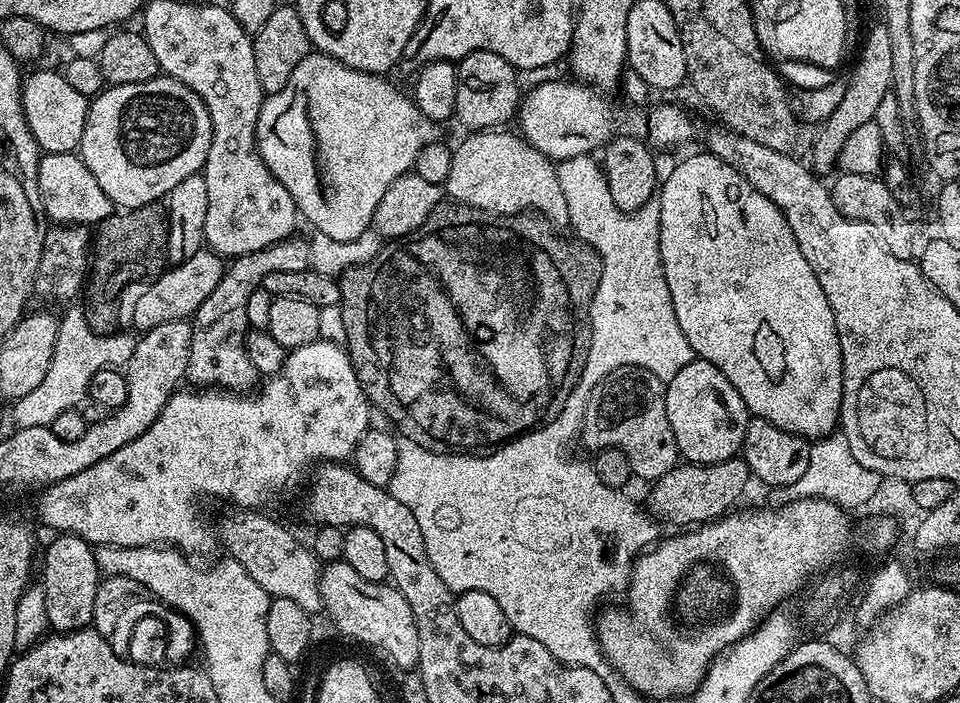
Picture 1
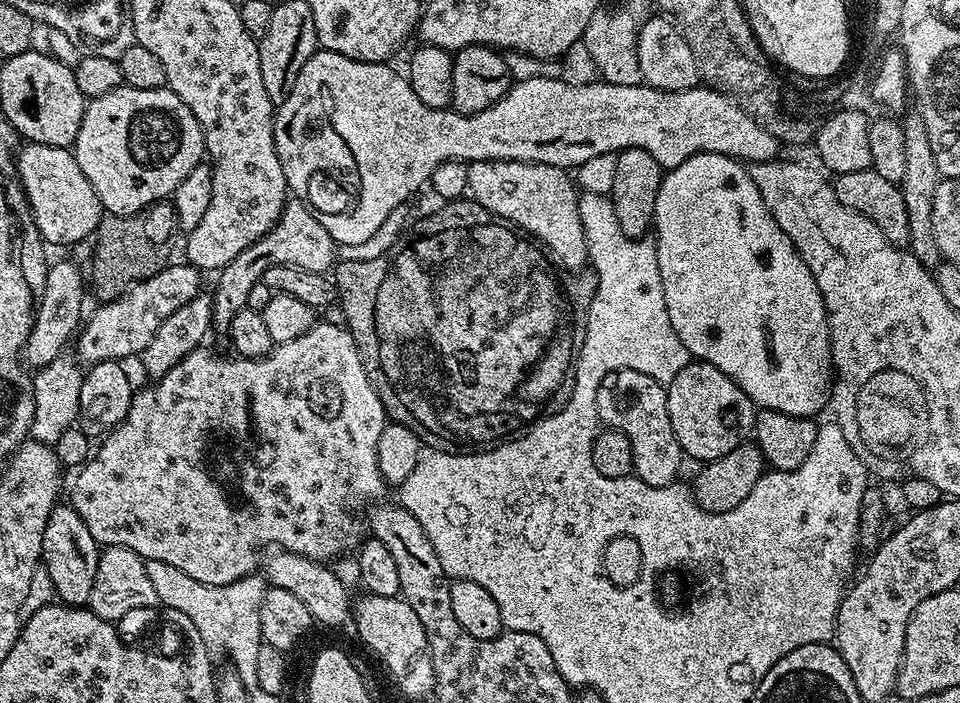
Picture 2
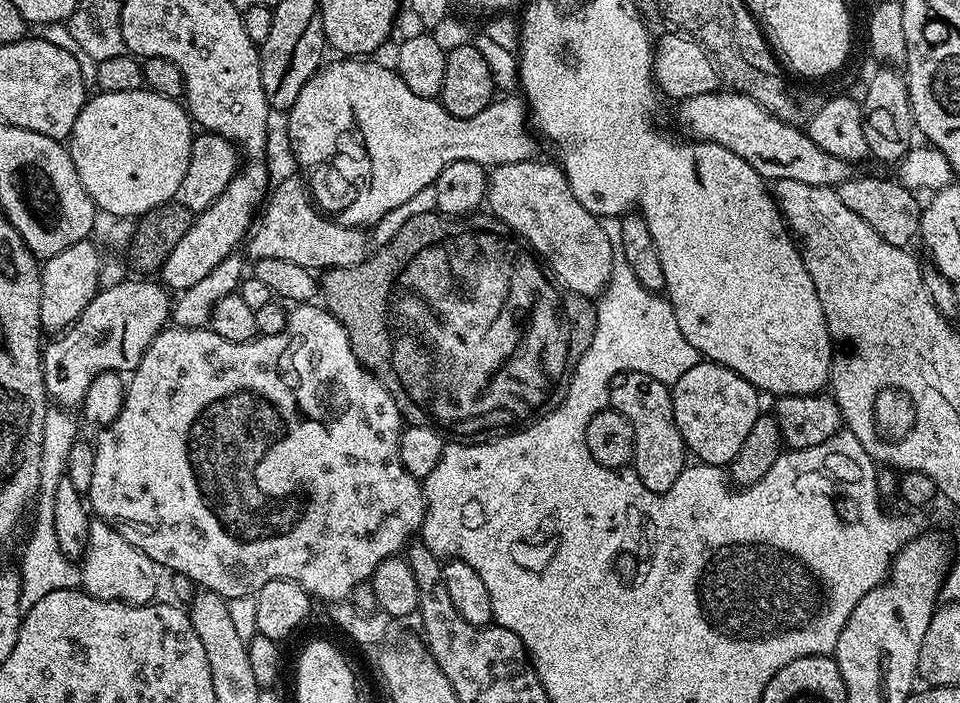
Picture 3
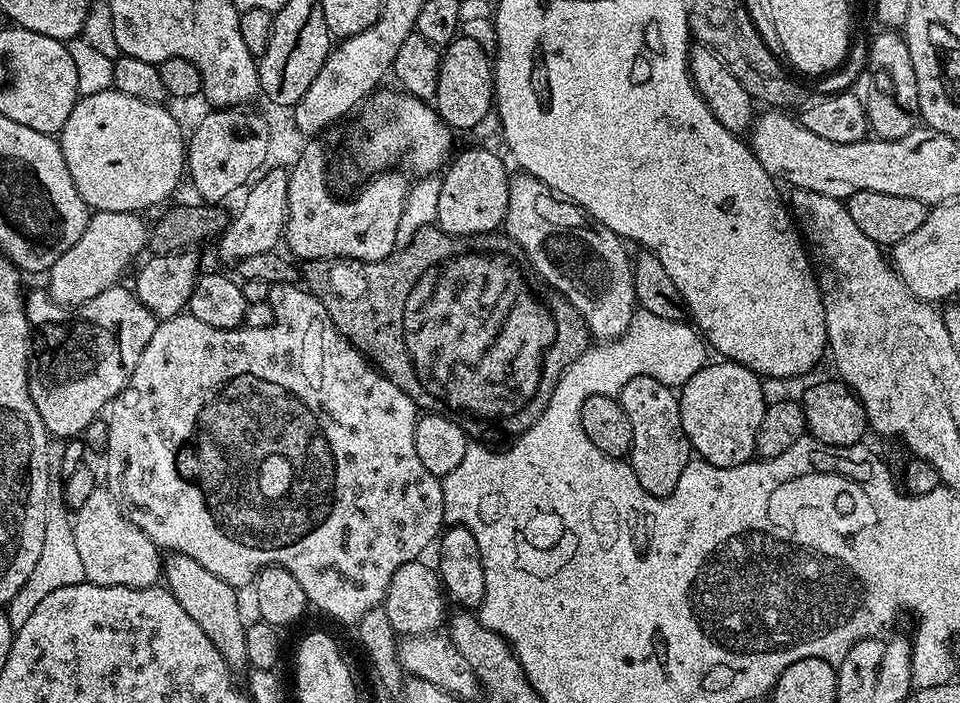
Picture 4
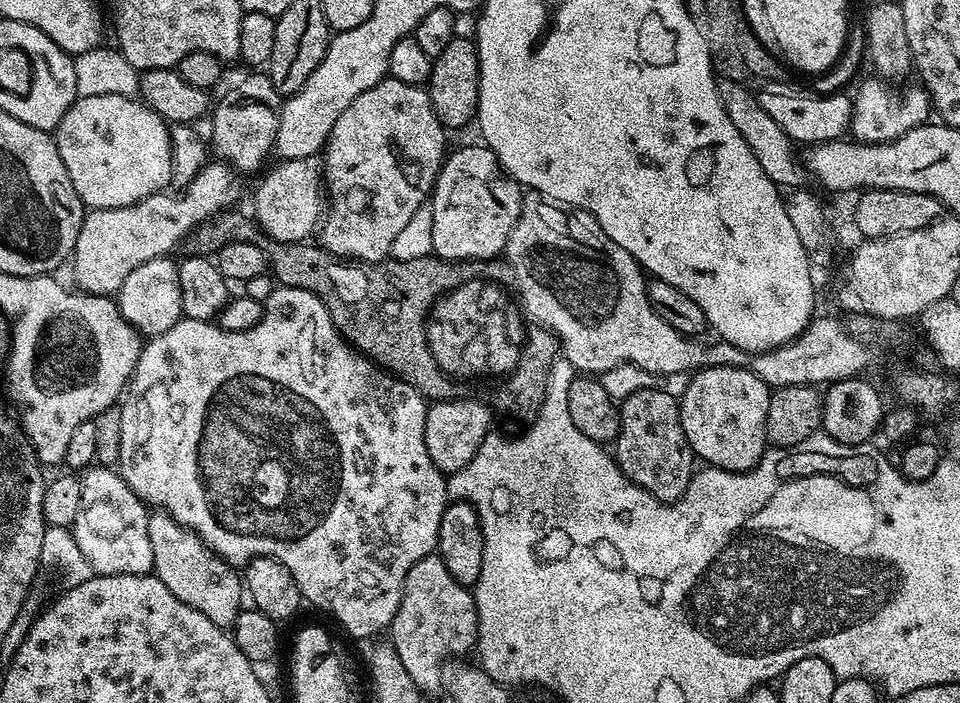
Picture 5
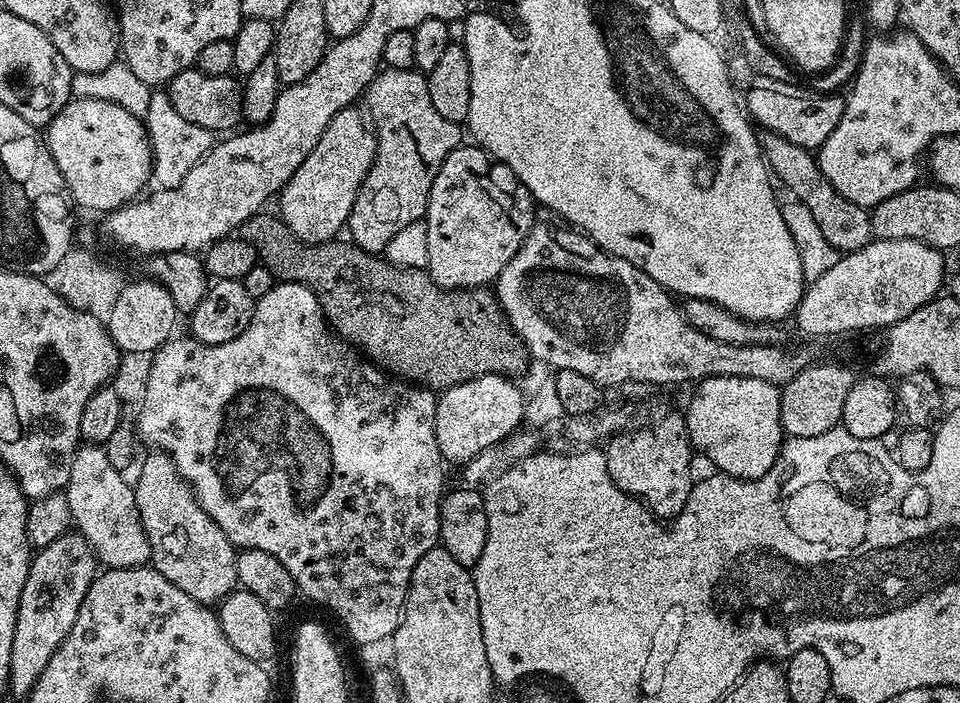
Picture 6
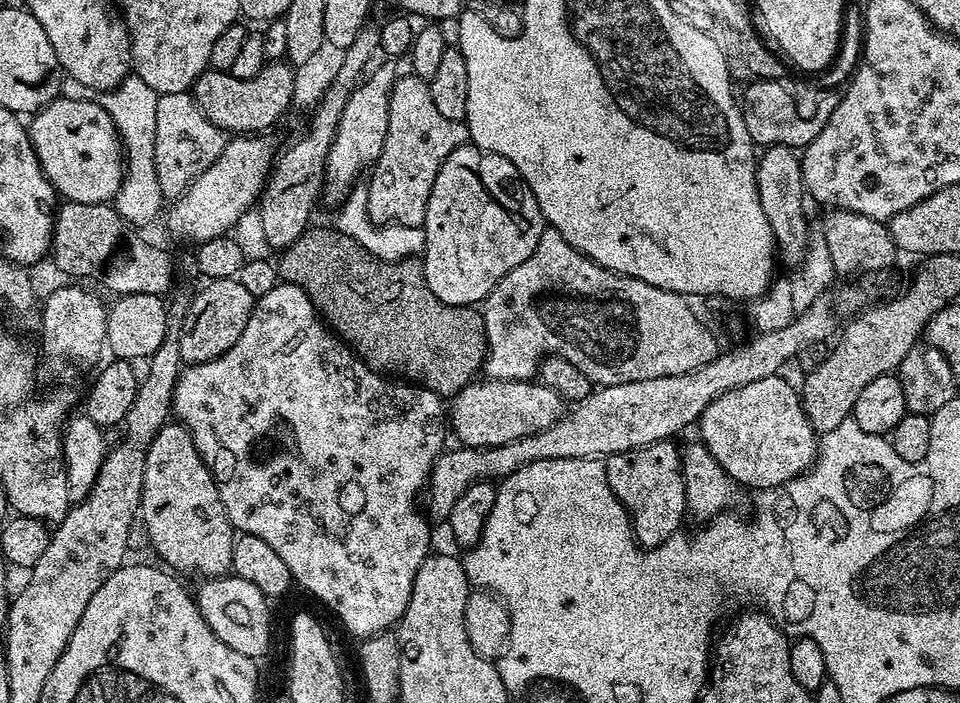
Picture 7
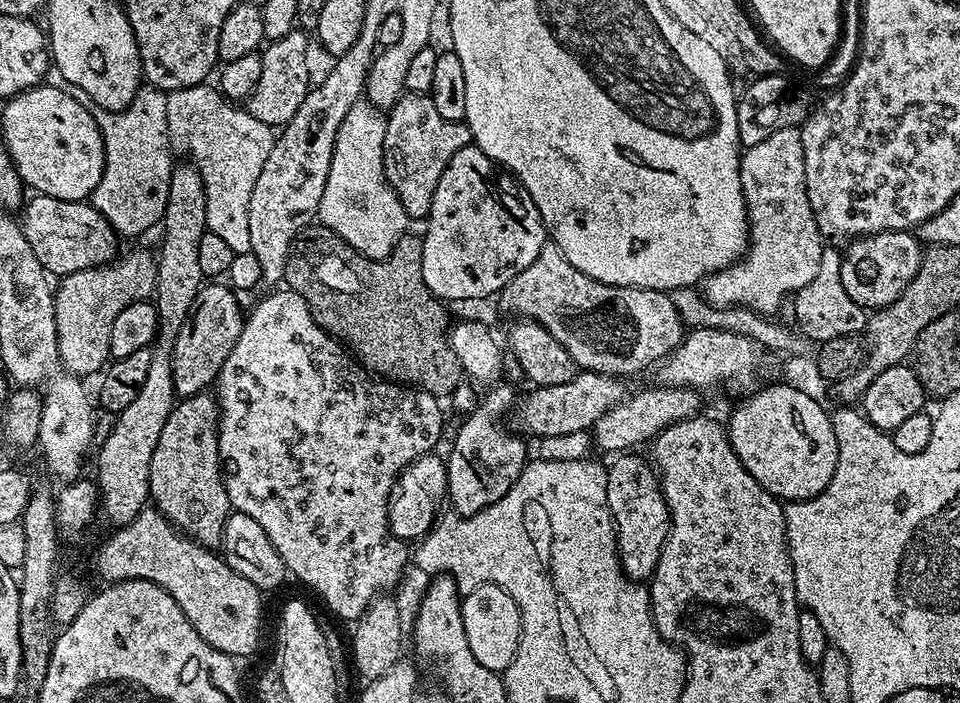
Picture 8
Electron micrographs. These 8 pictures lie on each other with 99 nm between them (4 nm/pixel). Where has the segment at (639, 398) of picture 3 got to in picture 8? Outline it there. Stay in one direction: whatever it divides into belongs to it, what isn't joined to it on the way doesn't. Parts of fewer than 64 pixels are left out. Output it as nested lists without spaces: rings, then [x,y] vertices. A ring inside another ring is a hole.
[[[620,454],[615,457],[613,464],[607,465],[608,481],[606,482],[606,502],[610,506],[612,521],[616,524],[616,549],[620,555],[620,568],[630,580],[644,582],[651,577],[658,566],[658,558],[662,554],[662,546],[668,537],[670,514],[666,506],[664,491],[660,488],[660,478],[656,475],[655,467],[640,454]]]

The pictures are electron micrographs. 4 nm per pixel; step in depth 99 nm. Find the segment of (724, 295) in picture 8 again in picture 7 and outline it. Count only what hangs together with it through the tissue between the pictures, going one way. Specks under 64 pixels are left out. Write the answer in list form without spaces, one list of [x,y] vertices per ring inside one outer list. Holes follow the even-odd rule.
[[[773,144],[759,153],[756,165],[756,185],[758,198],[762,202],[762,210],[766,214],[766,222],[770,222],[770,230],[775,251],[789,266],[801,263],[810,245],[808,238],[808,220],[804,217],[804,200],[806,189],[804,175],[800,169],[801,157],[793,149]]]

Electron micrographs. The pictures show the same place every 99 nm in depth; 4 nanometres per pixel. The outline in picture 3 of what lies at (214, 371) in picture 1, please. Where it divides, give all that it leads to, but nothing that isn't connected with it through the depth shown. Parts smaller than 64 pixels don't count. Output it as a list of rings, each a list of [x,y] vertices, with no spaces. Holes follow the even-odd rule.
[[[288,176],[275,181],[270,195],[258,216],[258,223],[247,241],[246,256],[255,262],[262,258],[287,258],[313,270],[345,268],[361,264],[370,255],[365,229],[347,228],[329,218],[316,207],[303,179]]]

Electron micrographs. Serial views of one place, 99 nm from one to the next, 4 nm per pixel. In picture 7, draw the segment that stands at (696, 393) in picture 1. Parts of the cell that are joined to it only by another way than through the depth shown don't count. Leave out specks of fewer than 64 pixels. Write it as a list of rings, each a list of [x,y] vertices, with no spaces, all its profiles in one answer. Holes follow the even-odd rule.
[[[777,374],[770,378],[758,378],[758,382],[750,382],[750,386],[738,386],[714,398],[698,421],[699,443],[704,444],[710,454],[714,454],[714,458],[731,480],[743,487],[745,484],[751,490],[782,486],[795,476],[801,476],[816,462],[818,434],[813,430],[810,418],[806,418],[804,402],[797,385],[795,388],[782,377],[783,375]]]

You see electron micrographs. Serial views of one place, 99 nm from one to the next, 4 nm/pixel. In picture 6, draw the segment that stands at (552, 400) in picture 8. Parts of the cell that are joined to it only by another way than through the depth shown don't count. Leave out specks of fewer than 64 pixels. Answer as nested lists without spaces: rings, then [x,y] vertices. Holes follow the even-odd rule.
[[[486,374],[473,380],[462,382],[453,388],[443,389],[436,401],[436,421],[434,430],[438,438],[438,450],[443,454],[445,461],[452,460],[457,466],[468,463],[470,458],[482,454],[486,446],[494,446],[500,440],[512,435],[521,427],[520,419],[526,416],[526,396],[520,393],[520,388],[509,377],[503,374]]]

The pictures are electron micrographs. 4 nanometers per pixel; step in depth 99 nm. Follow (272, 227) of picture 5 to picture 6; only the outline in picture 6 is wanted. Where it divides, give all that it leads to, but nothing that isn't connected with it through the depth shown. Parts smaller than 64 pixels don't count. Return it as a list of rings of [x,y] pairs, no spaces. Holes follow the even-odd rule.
[[[359,107],[343,108],[322,130],[318,146],[310,150],[306,162],[294,170],[278,194],[278,215],[293,236],[307,244],[325,244],[345,231],[354,198],[376,160],[376,134]]]

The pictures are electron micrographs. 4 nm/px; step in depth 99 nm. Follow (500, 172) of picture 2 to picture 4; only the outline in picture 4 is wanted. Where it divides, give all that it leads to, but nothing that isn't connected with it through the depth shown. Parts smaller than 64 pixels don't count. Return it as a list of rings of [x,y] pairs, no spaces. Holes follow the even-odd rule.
[[[517,171],[508,181],[508,209],[503,231],[519,246],[523,259],[564,296],[584,319],[597,341],[615,340],[627,330],[638,310],[632,277],[633,257],[614,230],[601,228],[573,200],[556,193],[546,182]]]

